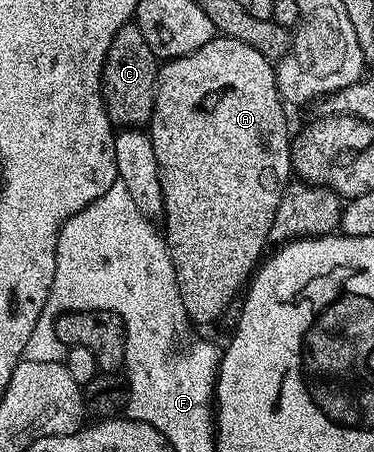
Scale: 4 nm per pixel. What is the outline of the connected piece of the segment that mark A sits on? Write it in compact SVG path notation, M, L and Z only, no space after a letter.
M215 37L195 53L160 64L147 134L155 149L165 206L163 238L175 265L179 297L183 297L190 324L215 322L232 305L233 298L242 294L266 254L265 246L270 246L271 225L293 169L285 110L286 104L277 92L274 64L243 41Z

